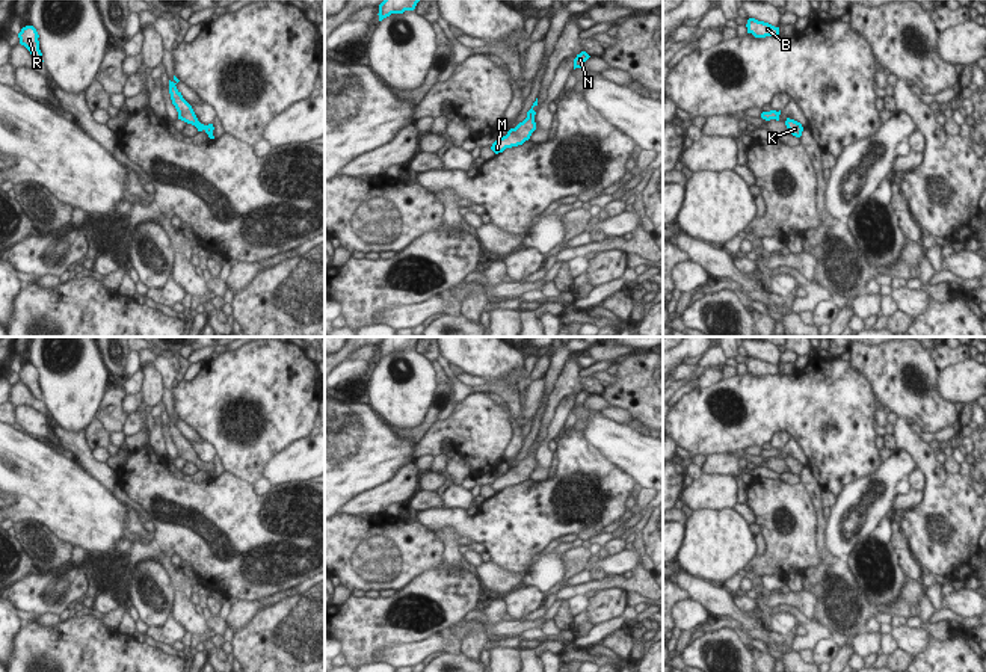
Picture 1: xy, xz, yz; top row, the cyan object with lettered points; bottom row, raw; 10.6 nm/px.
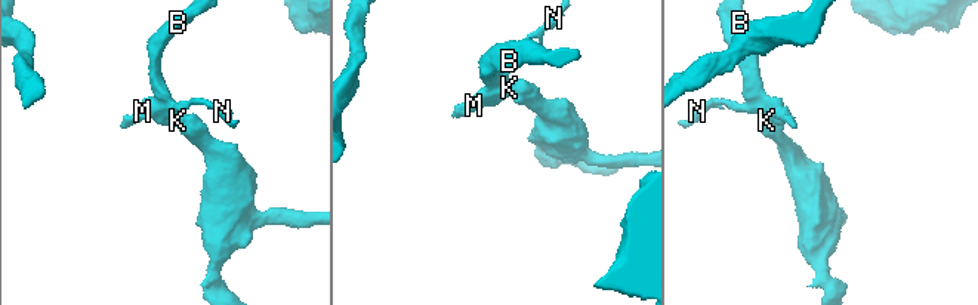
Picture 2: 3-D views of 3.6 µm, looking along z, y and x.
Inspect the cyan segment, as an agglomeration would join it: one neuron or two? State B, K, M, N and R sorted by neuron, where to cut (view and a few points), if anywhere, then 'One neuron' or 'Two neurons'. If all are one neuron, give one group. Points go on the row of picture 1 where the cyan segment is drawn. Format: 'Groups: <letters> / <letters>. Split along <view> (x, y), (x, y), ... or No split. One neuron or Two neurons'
Groups: B K M N R. No split. One neuron

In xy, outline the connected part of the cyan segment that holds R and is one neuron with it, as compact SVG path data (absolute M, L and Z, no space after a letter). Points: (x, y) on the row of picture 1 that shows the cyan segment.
M33 26L23 27L21 32L18 33L18 38L20 44L30 51L35 60L44 62L42 53L39 50L39 41L38 41L39 35Z

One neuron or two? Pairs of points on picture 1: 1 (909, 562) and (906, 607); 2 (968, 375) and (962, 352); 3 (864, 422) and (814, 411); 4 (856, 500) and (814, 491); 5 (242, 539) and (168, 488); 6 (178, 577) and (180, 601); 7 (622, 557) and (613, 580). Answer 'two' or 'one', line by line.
1: two
2: two
3: one
4: two
5: one
6: one
7: two

